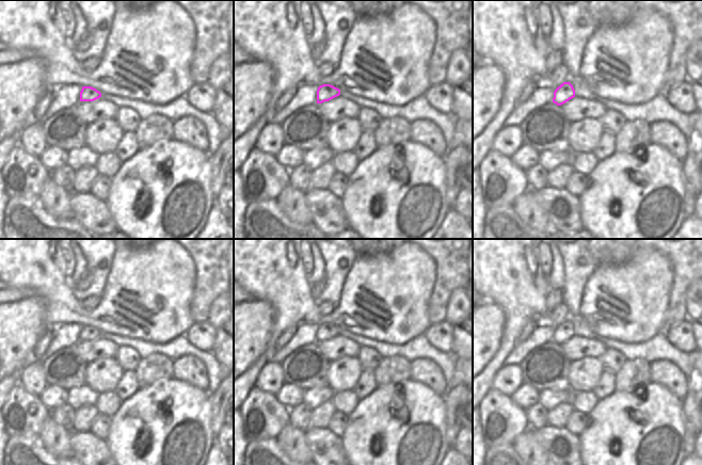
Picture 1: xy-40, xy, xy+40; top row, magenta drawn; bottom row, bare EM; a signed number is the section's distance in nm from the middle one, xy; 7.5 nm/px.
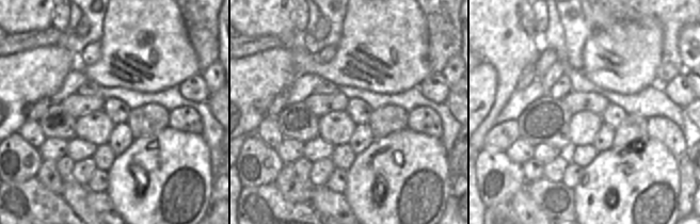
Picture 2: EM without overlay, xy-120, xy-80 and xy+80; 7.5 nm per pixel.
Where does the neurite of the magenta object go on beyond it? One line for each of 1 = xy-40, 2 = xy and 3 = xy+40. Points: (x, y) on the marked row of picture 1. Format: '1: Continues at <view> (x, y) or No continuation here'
1: No continuation here
2: No continuation here
3: No continuation here.

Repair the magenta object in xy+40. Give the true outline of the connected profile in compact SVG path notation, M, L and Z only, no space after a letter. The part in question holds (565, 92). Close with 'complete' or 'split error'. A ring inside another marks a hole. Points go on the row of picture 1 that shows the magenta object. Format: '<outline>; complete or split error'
M563 82L554 92L553 102L561 106L575 97L575 90L570 82Z; complete

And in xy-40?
M82 86L80 101L94 101L101 97L101 93L92 86Z; complete

